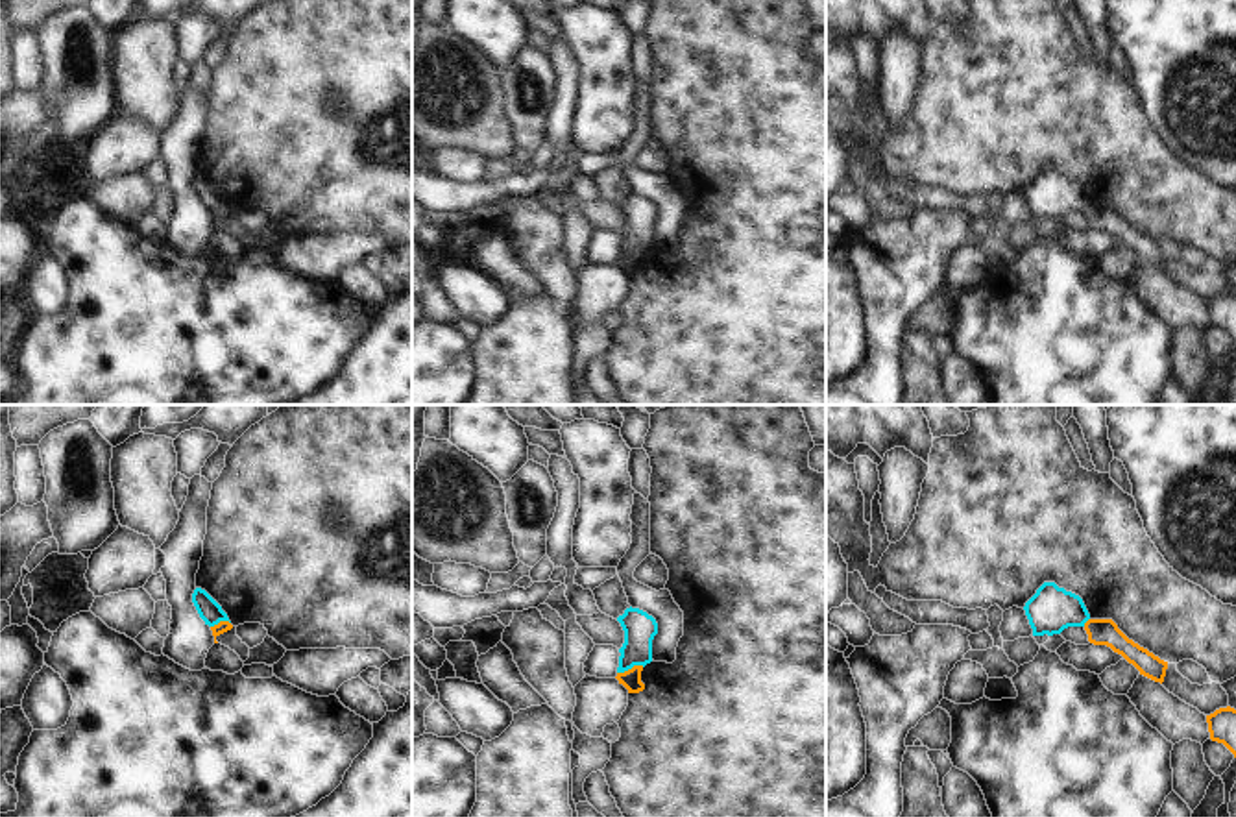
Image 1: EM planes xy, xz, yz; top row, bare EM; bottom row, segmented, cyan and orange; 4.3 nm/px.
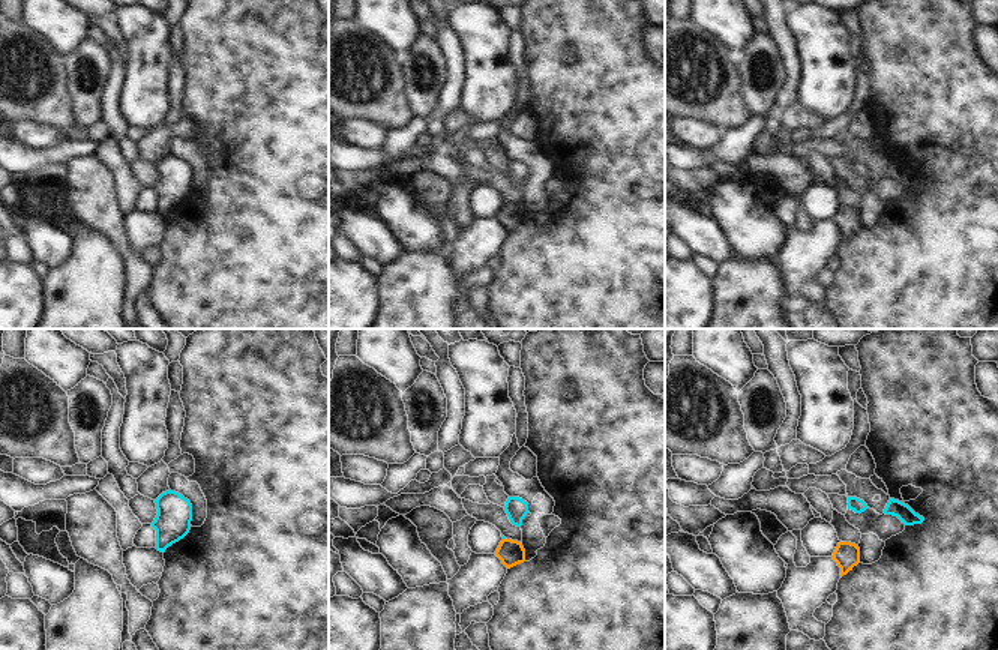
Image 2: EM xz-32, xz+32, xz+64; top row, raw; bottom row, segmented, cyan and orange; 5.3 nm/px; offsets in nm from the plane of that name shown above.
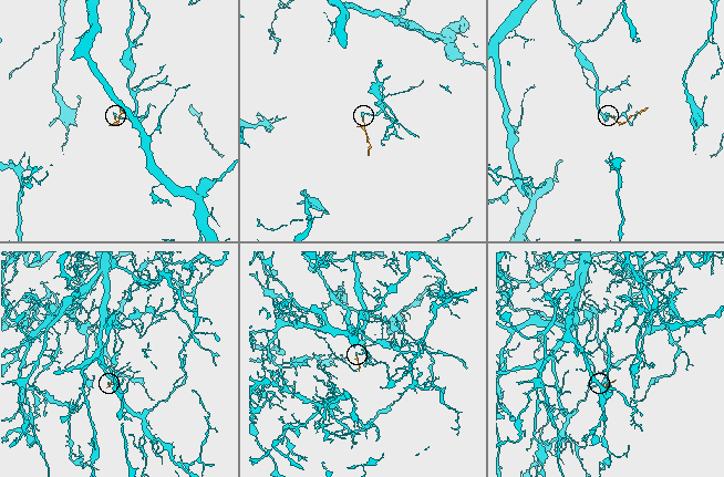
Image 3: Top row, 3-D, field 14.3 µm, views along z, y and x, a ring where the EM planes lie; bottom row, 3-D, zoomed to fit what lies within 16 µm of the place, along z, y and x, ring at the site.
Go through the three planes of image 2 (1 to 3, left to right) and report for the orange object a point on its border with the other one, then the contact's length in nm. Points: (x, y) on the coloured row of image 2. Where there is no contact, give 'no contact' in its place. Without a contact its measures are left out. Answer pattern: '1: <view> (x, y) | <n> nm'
1: no contact
2: no contact
3: no contact

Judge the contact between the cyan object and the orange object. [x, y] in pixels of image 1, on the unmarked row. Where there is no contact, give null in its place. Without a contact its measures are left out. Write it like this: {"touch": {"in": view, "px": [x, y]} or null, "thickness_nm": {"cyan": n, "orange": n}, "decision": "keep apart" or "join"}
{"touch": {"in": "xz", "px": [630, 254]}, "thickness_nm": {"cyan": 140, "orange": 90}, "decision": "join"}

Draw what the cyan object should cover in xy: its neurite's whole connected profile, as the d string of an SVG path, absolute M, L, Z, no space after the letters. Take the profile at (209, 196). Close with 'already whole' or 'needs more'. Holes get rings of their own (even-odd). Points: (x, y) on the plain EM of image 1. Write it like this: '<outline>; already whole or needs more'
M196 174L192 179L192 189L200 200L200 203L205 207L205 211L211 213L214 229L216 224L227 216L233 214L229 209L227 200L222 196L222 192L201 174Z; needs more

